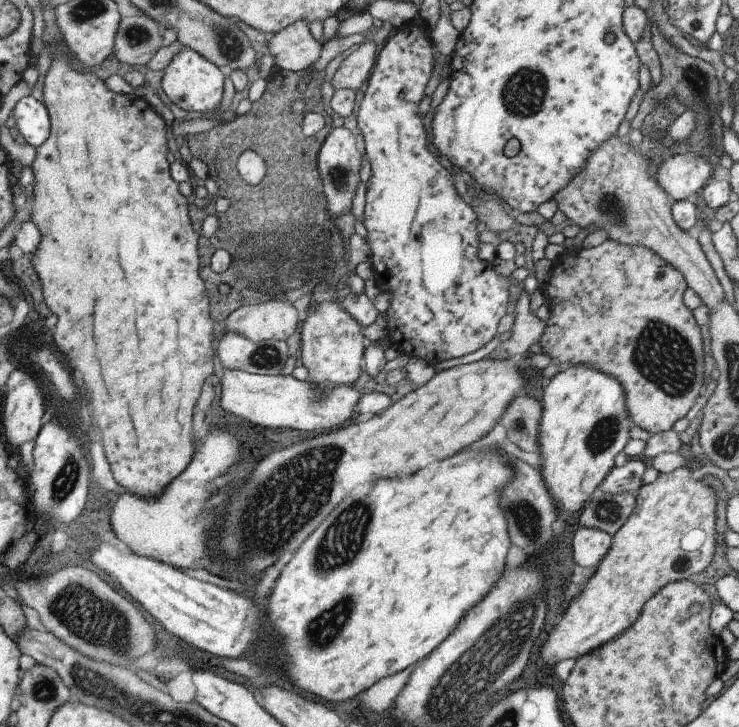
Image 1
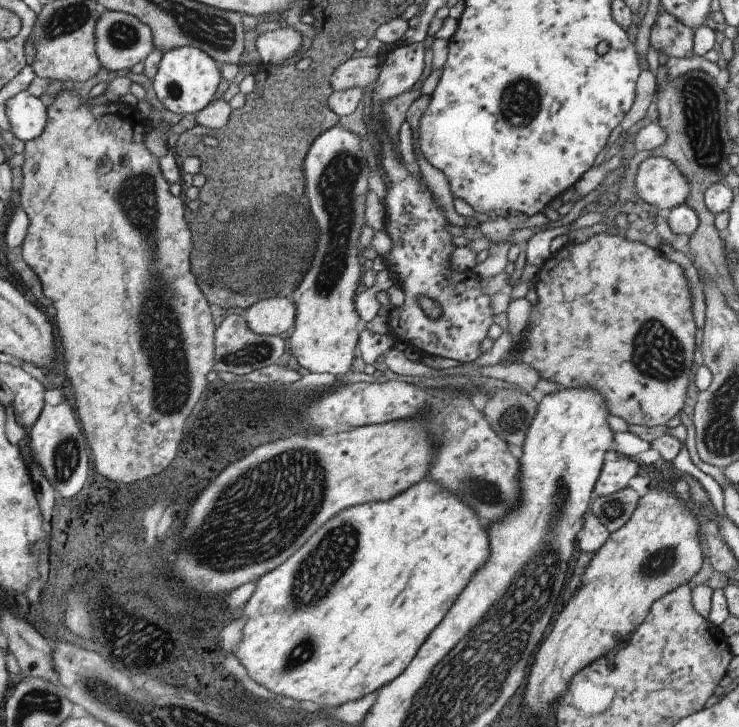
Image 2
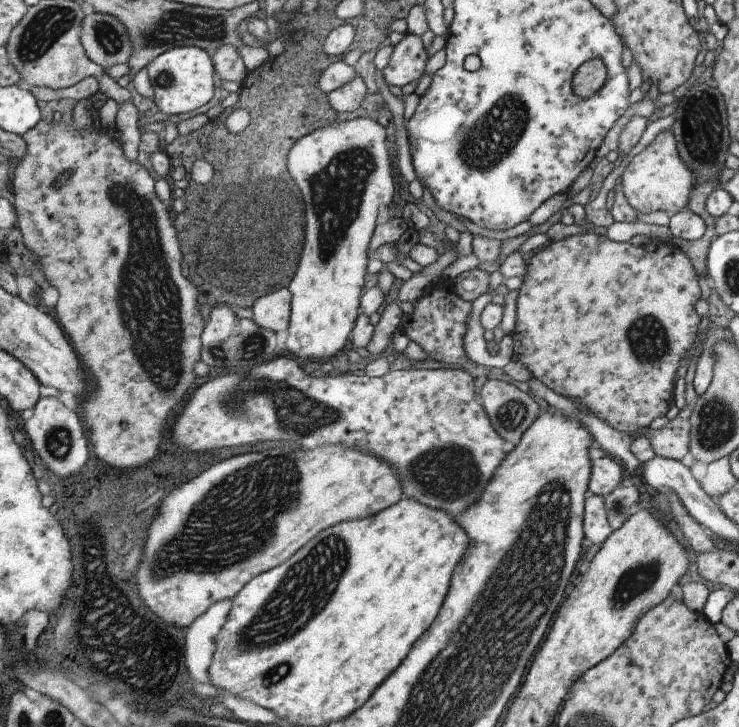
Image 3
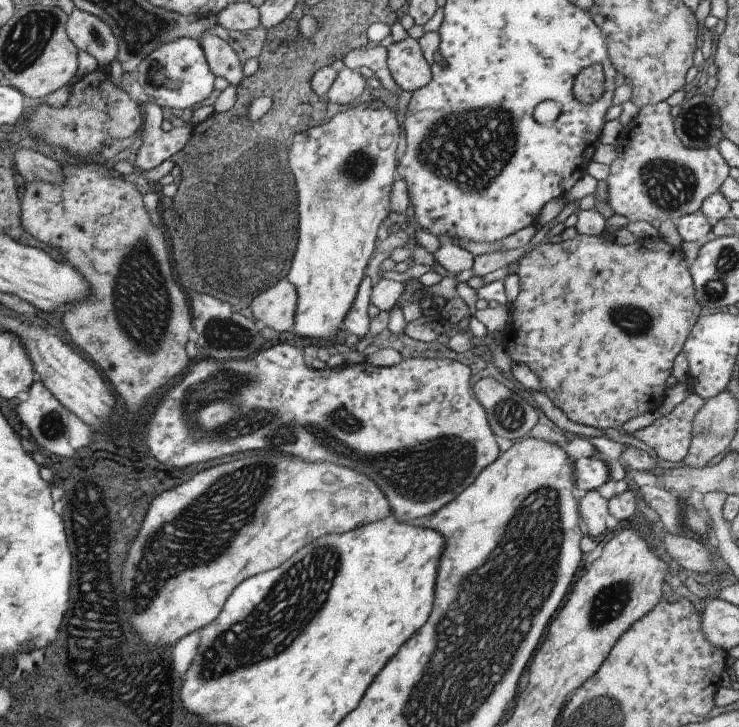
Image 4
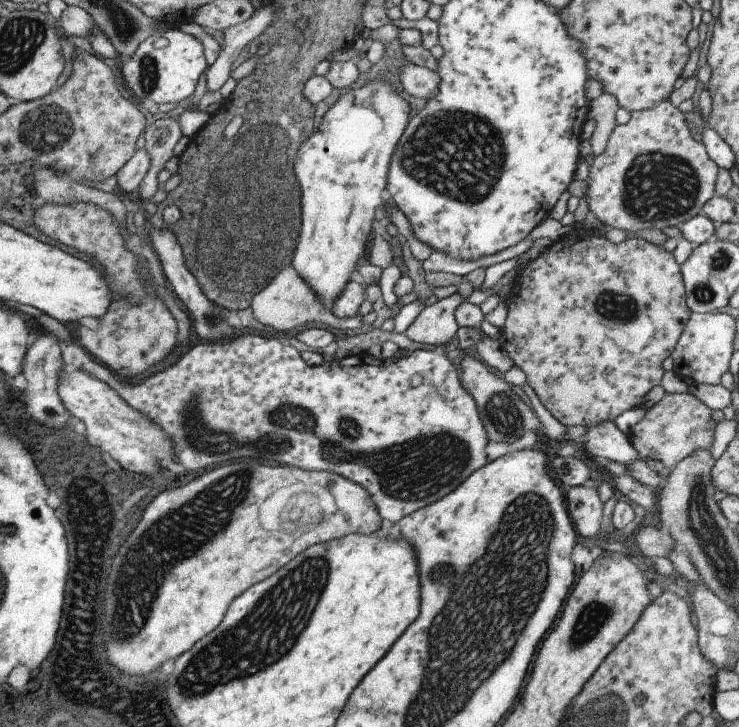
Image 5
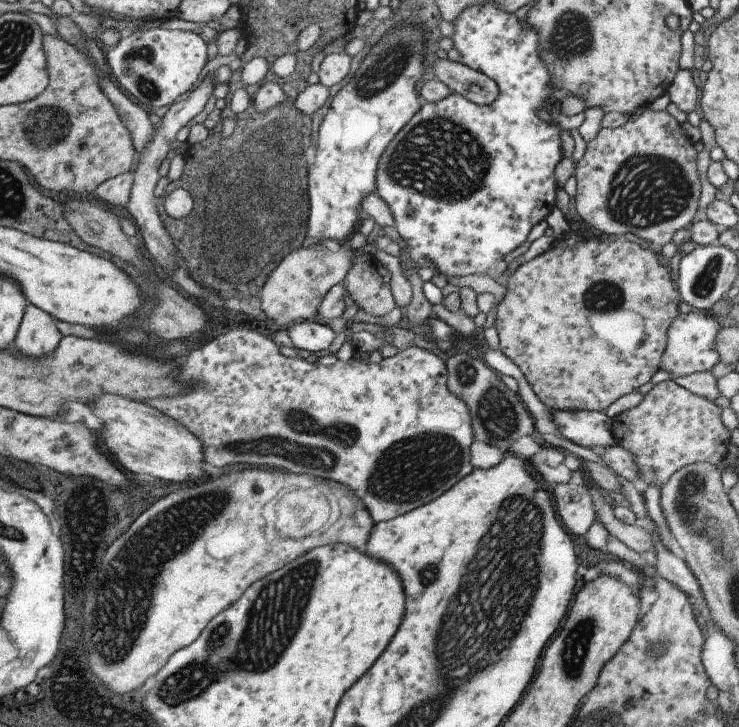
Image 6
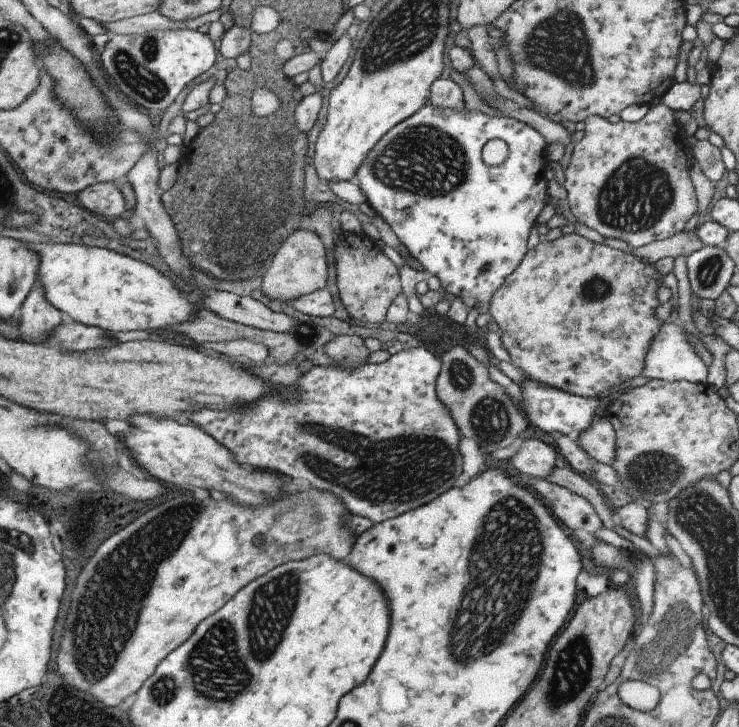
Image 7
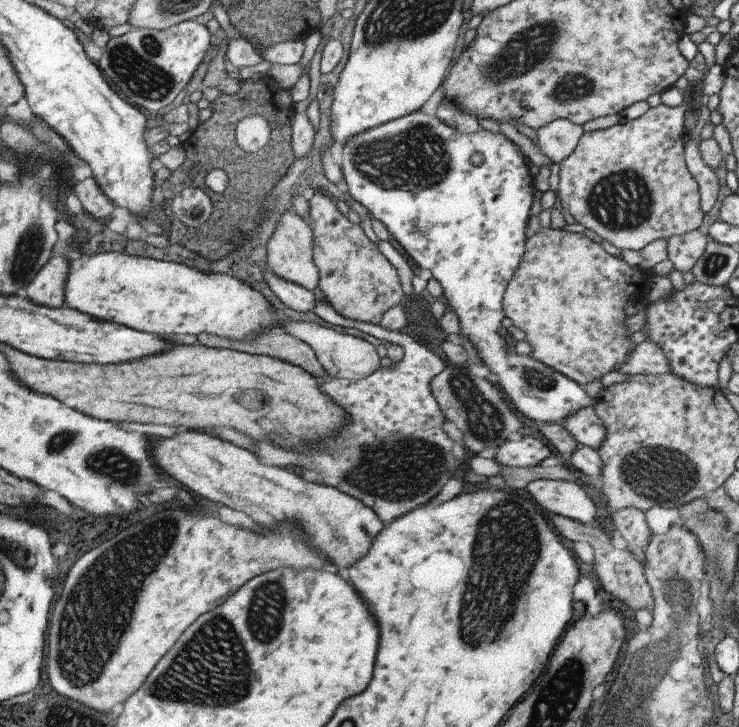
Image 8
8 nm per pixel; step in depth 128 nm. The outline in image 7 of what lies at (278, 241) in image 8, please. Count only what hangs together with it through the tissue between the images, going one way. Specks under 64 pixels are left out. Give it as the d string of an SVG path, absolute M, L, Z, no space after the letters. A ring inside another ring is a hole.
M297 227L273 254L262 279L261 291L269 298L277 298L288 304L291 299L323 289L327 272L327 258L321 240L313 230Z

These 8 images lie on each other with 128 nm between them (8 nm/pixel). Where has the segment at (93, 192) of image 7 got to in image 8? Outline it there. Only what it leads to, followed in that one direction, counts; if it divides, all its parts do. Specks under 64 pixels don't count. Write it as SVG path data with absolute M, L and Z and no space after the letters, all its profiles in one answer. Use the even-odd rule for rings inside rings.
M91 177L85 178L84 181L77 181L72 187L72 192L89 217L109 218L114 206L104 198L97 183Z

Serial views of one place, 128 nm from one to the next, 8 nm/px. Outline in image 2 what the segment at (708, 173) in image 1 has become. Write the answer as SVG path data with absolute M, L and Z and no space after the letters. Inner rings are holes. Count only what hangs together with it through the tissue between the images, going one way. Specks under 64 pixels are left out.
M651 155L637 166L633 192L652 207L668 211L684 203L688 183L673 161Z

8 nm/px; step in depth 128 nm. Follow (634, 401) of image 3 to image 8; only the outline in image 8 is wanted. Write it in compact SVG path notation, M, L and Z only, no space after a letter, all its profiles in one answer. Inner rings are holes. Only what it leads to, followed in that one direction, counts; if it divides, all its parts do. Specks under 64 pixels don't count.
M540 226L533 235L526 238L521 260L507 281L502 296L503 314L511 320L511 329L517 337L533 346L533 353L528 355L583 386L616 370L633 348L627 341L629 333L621 326L625 320L623 305L629 298L644 298L646 292L642 294L638 285L647 282L649 280L644 270L609 255L601 245L583 233Z

